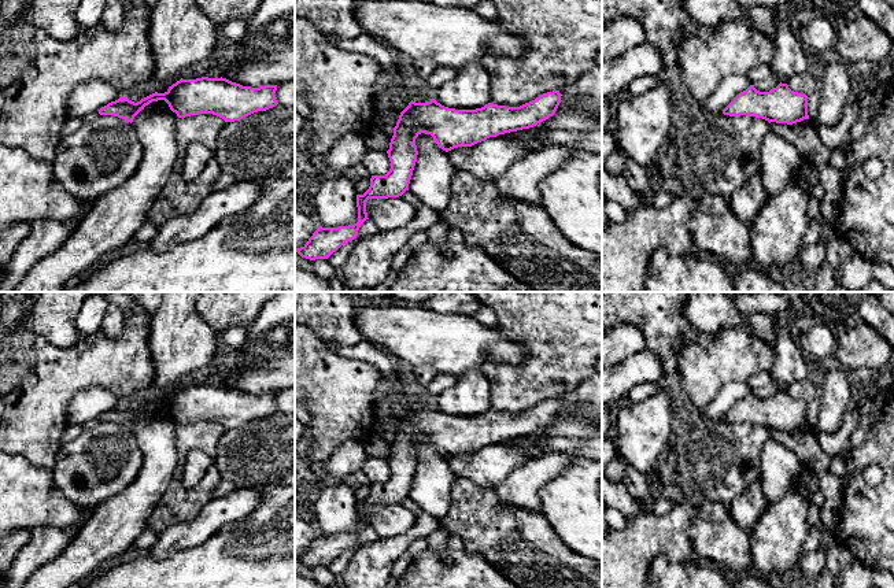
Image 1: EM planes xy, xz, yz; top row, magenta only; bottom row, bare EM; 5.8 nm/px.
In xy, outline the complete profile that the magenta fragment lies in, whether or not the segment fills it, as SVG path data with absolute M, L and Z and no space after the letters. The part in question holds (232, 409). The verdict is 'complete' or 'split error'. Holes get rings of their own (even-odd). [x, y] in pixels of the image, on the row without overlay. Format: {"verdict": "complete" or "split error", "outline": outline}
{"verdict": "complete", "outline": "M202 384L180 387L165 400L152 400L134 410L125 403L99 417L100 422L114 422L128 429L152 408L165 407L178 425L199 421L213 421L225 429L240 428L254 419L276 414L277 392L259 395L243 393L226 385Z"}

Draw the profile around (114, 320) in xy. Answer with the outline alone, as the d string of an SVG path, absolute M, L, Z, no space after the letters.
M110 303L107 314L101 323L101 330L108 337L114 339L121 333L125 319L126 319L126 315L122 313L122 310L115 304Z

